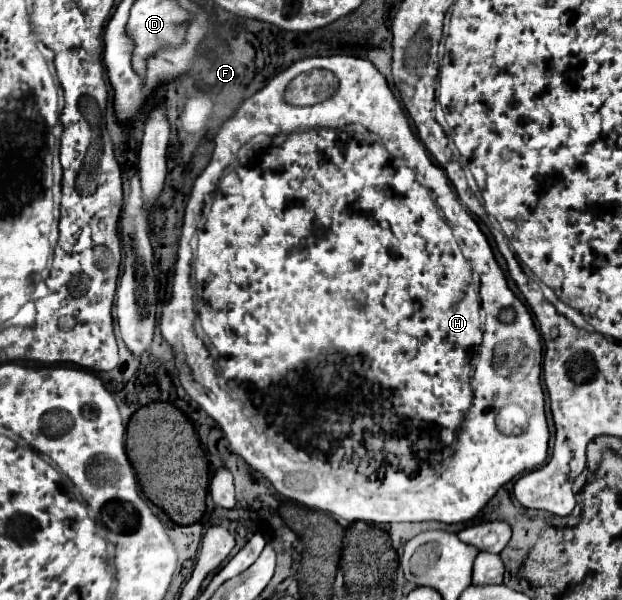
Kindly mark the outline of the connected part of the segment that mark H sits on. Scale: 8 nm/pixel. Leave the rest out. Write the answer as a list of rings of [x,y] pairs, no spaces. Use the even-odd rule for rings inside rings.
[[[350,55],[300,59],[300,61],[292,63],[290,69],[286,69],[286,71],[278,73],[274,79],[270,79],[270,83],[266,87],[262,87],[262,91],[256,91],[250,99],[246,99],[236,109],[236,113],[228,121],[222,123],[222,127],[218,129],[218,135],[216,135],[212,159],[206,165],[206,169],[198,175],[196,183],[190,191],[190,197],[186,201],[184,225],[182,225],[182,235],[178,241],[178,259],[176,259],[174,275],[172,275],[172,297],[168,301],[164,301],[164,305],[162,305],[160,333],[174,351],[174,361],[176,361],[178,379],[180,379],[182,387],[186,389],[190,399],[196,401],[200,405],[200,409],[204,409],[218,423],[219,429],[224,433],[224,437],[229,443],[230,451],[240,455],[254,471],[260,471],[274,485],[276,491],[280,489],[278,493],[282,497],[294,499],[296,503],[302,503],[312,510],[328,513],[334,518],[342,518],[346,521],[374,521],[374,523],[392,523],[392,521],[462,523],[462,521],[472,519],[496,495],[496,491],[504,483],[508,483],[510,479],[514,479],[526,471],[540,467],[547,457],[550,433],[546,415],[544,415],[543,385],[540,385],[543,346],[540,333],[534,327],[532,315],[524,307],[524,303],[508,289],[504,271],[496,263],[486,235],[480,231],[476,221],[466,213],[464,205],[460,205],[446,173],[432,161],[426,147],[414,135],[414,131],[408,123],[408,117],[404,115],[400,103],[392,95],[386,79],[380,75],[380,71],[368,59],[358,59],[358,57],[350,57]],[[312,69],[330,69],[338,77],[338,83],[340,83],[336,93],[328,101],[310,105],[310,107],[292,107],[292,105],[284,103],[282,95],[284,95],[286,85],[302,71],[312,71]],[[346,125],[348,127],[362,125],[366,131],[364,133],[350,131],[348,133],[350,135],[348,151],[342,151],[338,147],[340,137],[342,137],[340,131]],[[203,207],[206,223],[204,223],[204,229],[198,231],[198,251],[196,251],[195,257],[190,241],[196,236],[197,232],[195,231],[198,229]],[[504,307],[512,307],[516,311],[516,319],[512,323],[502,323],[498,319],[498,313]],[[206,343],[208,343],[208,347],[216,349],[218,357],[213,356],[211,350],[206,351]],[[210,357],[216,360],[221,389],[218,387],[214,361]],[[506,403],[518,403],[528,413],[528,427],[524,433],[502,435],[496,429],[494,417]],[[424,427],[440,427],[441,431],[432,437],[424,437],[424,433],[426,433]],[[276,431],[298,431],[298,443],[294,445],[283,434]],[[457,436],[456,453],[450,459],[450,457],[446,457],[448,447],[454,441],[457,442]],[[334,451],[344,453],[344,455],[372,453],[370,455],[372,459],[366,459],[368,461],[366,465],[370,467],[366,471],[372,471],[374,478],[358,477],[354,468],[345,468],[345,459]]]

